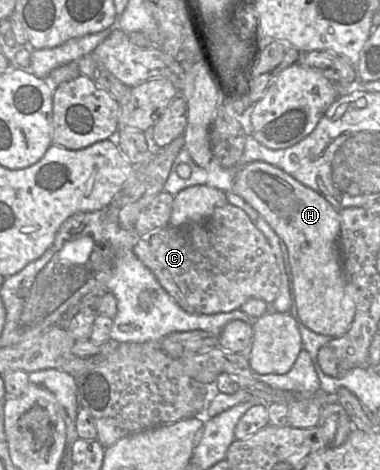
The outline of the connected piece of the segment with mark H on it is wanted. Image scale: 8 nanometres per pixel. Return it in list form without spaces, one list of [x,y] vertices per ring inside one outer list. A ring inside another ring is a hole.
[[[254,161],[237,167],[232,192],[240,196],[270,225],[288,249],[293,277],[296,307],[299,319],[311,331],[332,338],[342,336],[350,327],[355,315],[355,302],[343,276],[338,237],[340,233],[339,211],[324,197],[303,185],[282,169],[262,161]]]

